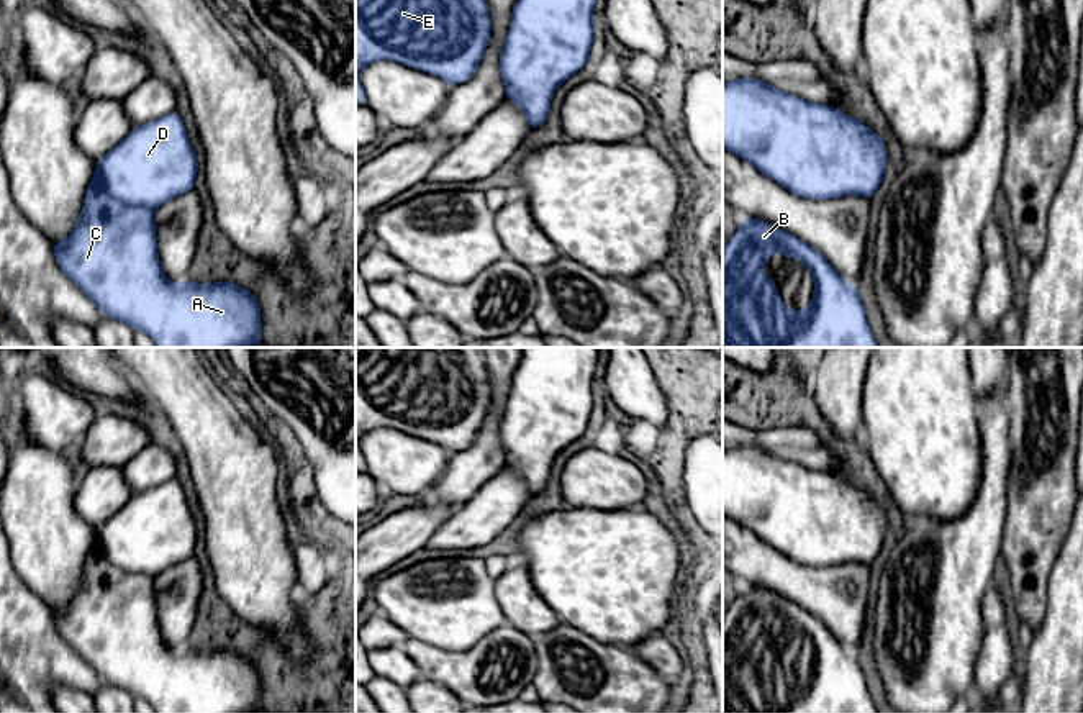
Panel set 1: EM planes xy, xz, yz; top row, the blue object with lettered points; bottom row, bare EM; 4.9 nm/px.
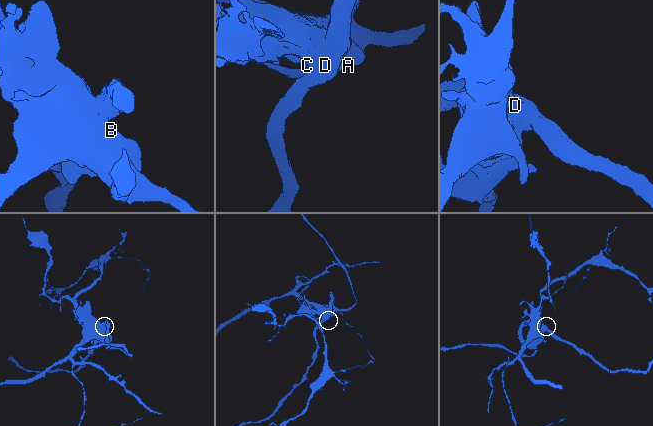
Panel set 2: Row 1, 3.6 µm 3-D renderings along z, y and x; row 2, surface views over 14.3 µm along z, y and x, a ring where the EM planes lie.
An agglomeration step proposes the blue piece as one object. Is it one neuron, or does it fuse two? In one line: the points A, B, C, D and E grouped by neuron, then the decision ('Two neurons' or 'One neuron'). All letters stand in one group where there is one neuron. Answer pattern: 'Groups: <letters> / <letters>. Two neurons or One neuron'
Groups: A B C D E. One neuron

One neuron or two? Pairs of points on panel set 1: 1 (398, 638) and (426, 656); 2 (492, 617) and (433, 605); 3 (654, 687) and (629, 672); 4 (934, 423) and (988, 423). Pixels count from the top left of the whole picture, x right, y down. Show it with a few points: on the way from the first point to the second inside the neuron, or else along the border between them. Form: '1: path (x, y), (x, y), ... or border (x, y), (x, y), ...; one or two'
1: border (410, 638), (400, 646); two
2: path (477, 613), (448, 605); one
3: path (647, 687), (636, 679); one
4: border (975, 399), (980, 458), (983, 461); two

